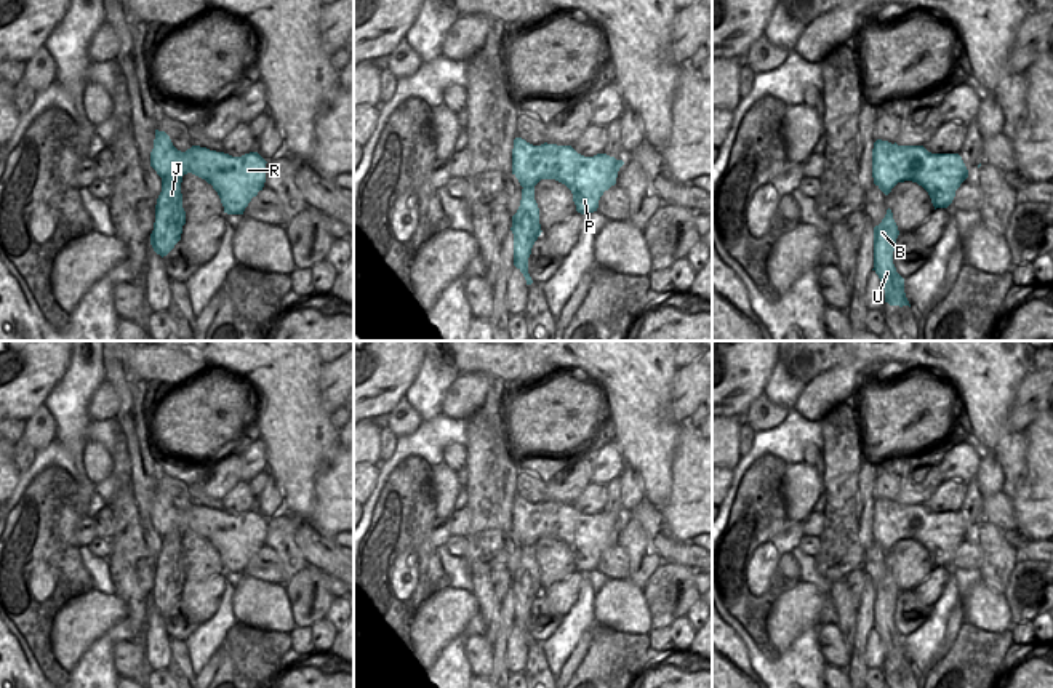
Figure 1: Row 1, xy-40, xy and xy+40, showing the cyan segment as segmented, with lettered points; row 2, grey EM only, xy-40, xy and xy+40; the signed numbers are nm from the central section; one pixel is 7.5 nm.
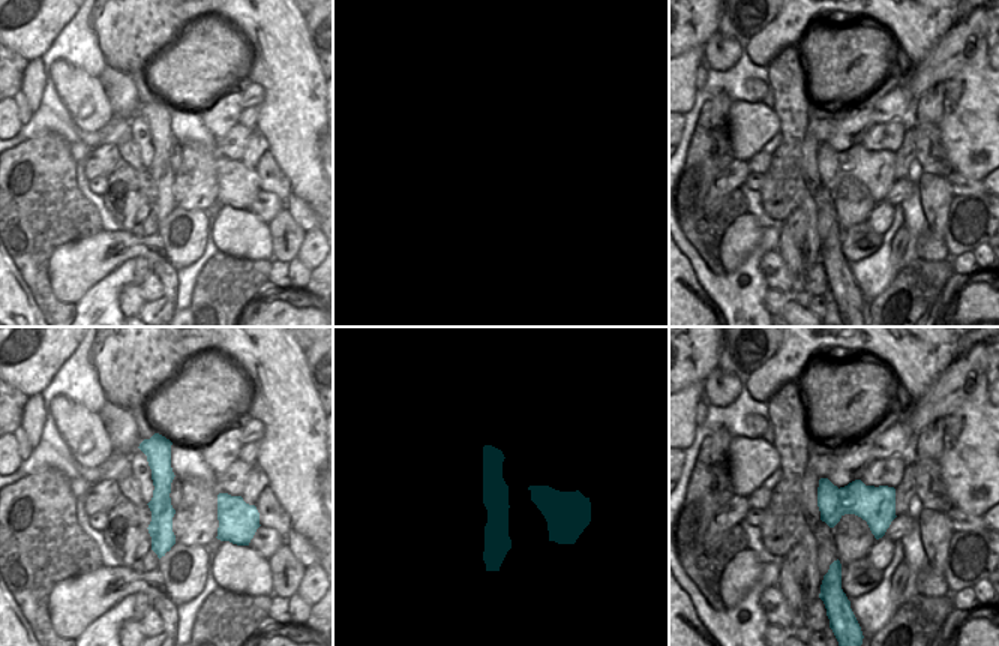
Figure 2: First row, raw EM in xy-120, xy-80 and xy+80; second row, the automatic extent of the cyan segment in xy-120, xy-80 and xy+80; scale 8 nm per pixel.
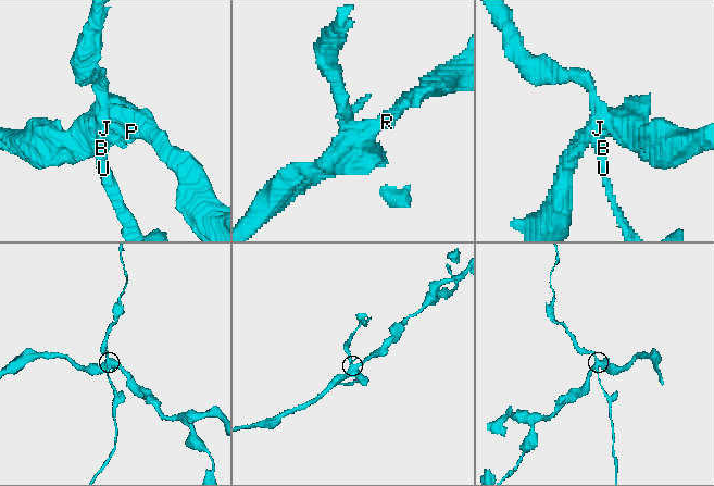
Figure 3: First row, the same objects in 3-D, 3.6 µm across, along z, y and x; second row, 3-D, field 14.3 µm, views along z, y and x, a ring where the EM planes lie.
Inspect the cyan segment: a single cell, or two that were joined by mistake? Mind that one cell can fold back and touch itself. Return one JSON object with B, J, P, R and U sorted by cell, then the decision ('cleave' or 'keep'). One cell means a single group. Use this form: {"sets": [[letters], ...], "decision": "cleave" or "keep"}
{"sets": [["B", "J", "U"], ["P", "R"]], "decision": "cleave"}

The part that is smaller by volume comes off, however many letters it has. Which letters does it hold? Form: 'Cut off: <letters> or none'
Cut off: B, J, U

